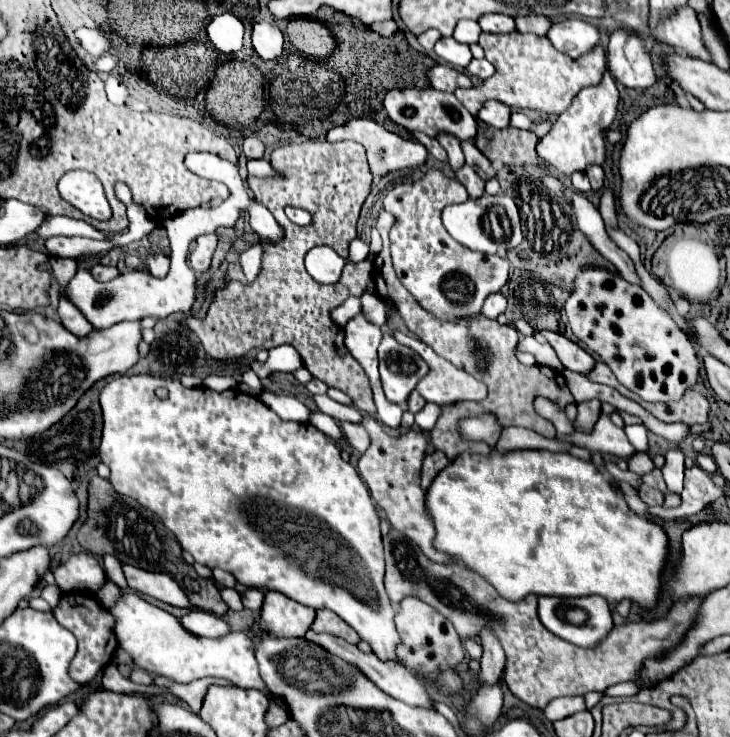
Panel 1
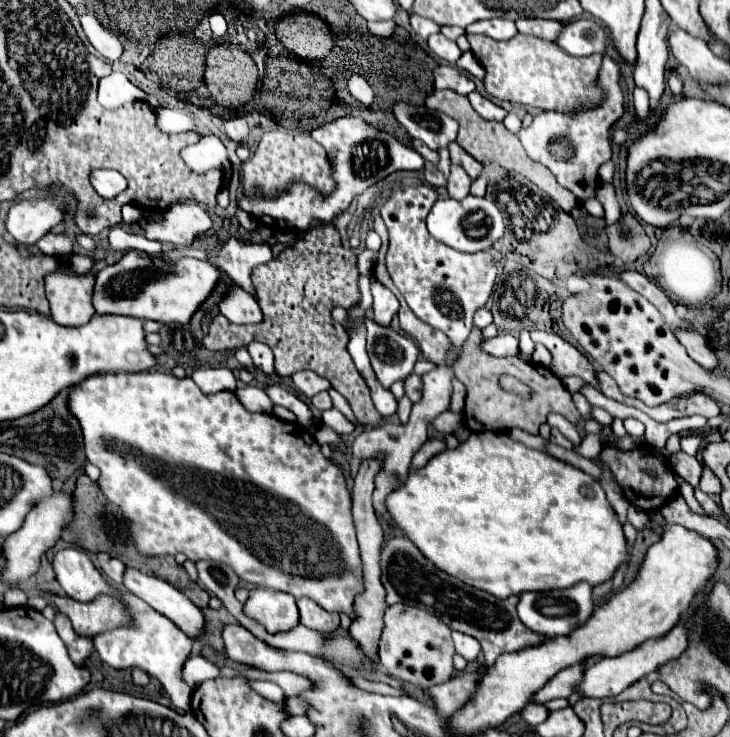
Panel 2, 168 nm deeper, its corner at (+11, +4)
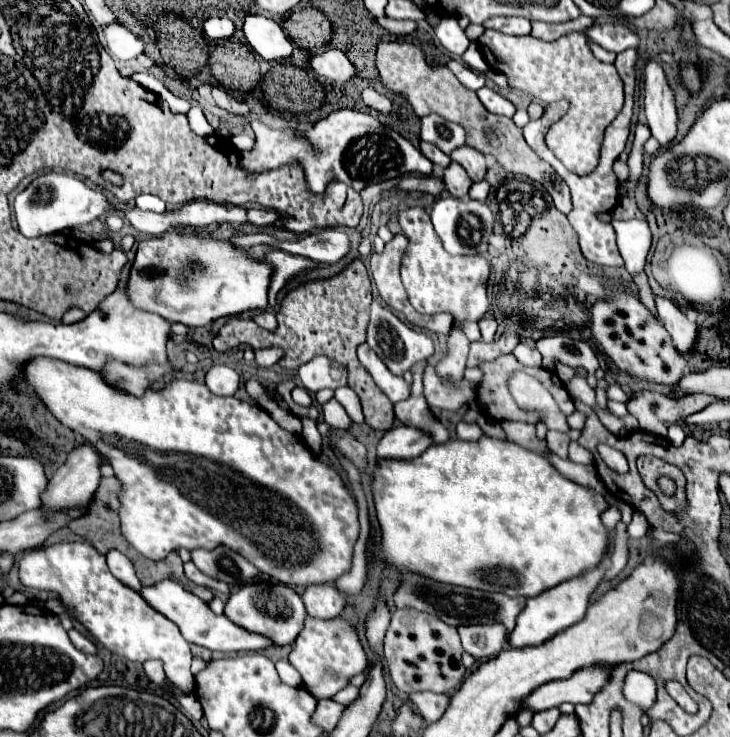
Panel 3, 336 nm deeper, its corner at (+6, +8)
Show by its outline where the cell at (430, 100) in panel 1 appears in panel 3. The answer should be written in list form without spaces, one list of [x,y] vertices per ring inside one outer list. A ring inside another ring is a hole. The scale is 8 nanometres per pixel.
[[[429,114],[421,118],[421,138],[435,144],[445,154],[451,154],[455,148],[465,144],[465,128],[441,118],[439,114]]]

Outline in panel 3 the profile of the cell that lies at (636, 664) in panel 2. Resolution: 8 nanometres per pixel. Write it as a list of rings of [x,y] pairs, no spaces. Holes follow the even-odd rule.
[[[595,664],[589,668],[577,670],[573,678],[569,680],[553,680],[529,694],[529,698],[521,700],[517,712],[521,710],[531,710],[531,712],[541,712],[549,708],[557,708],[563,702],[571,704],[589,704],[593,694],[599,692],[605,682],[609,680],[609,666],[607,664]]]

